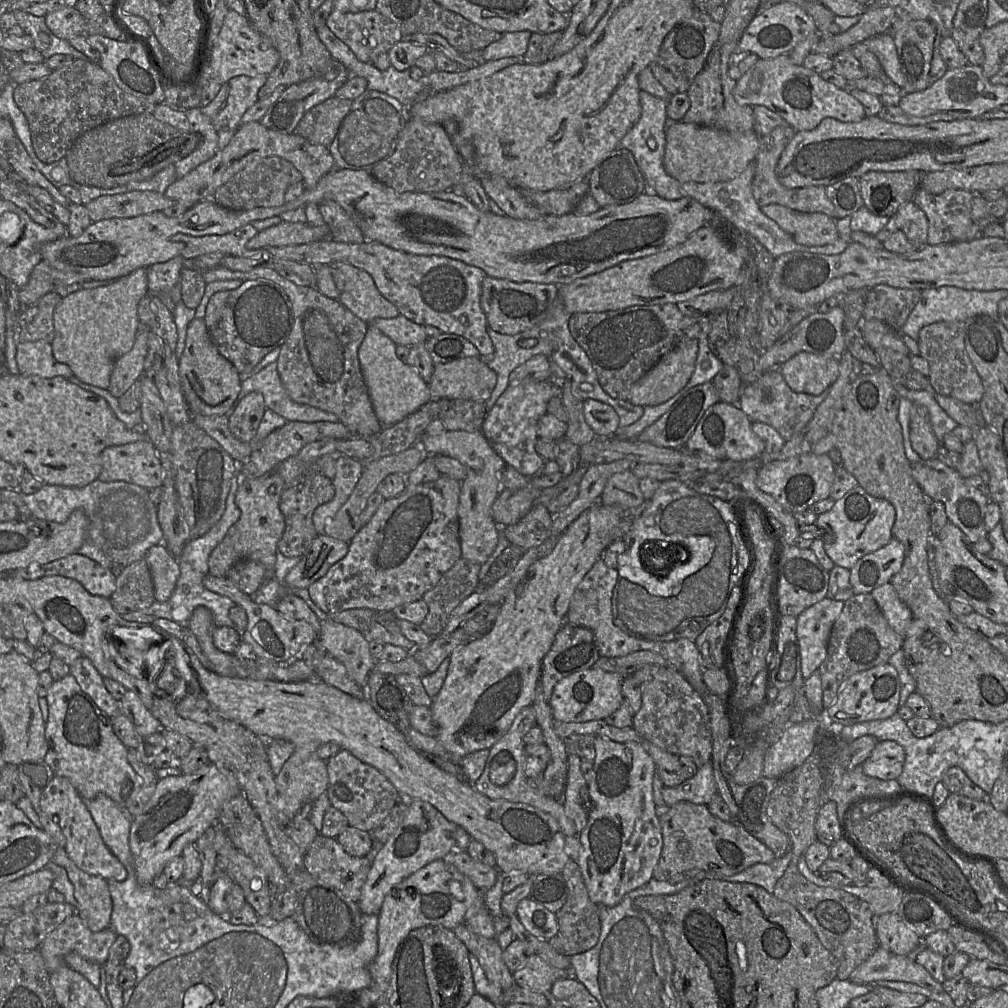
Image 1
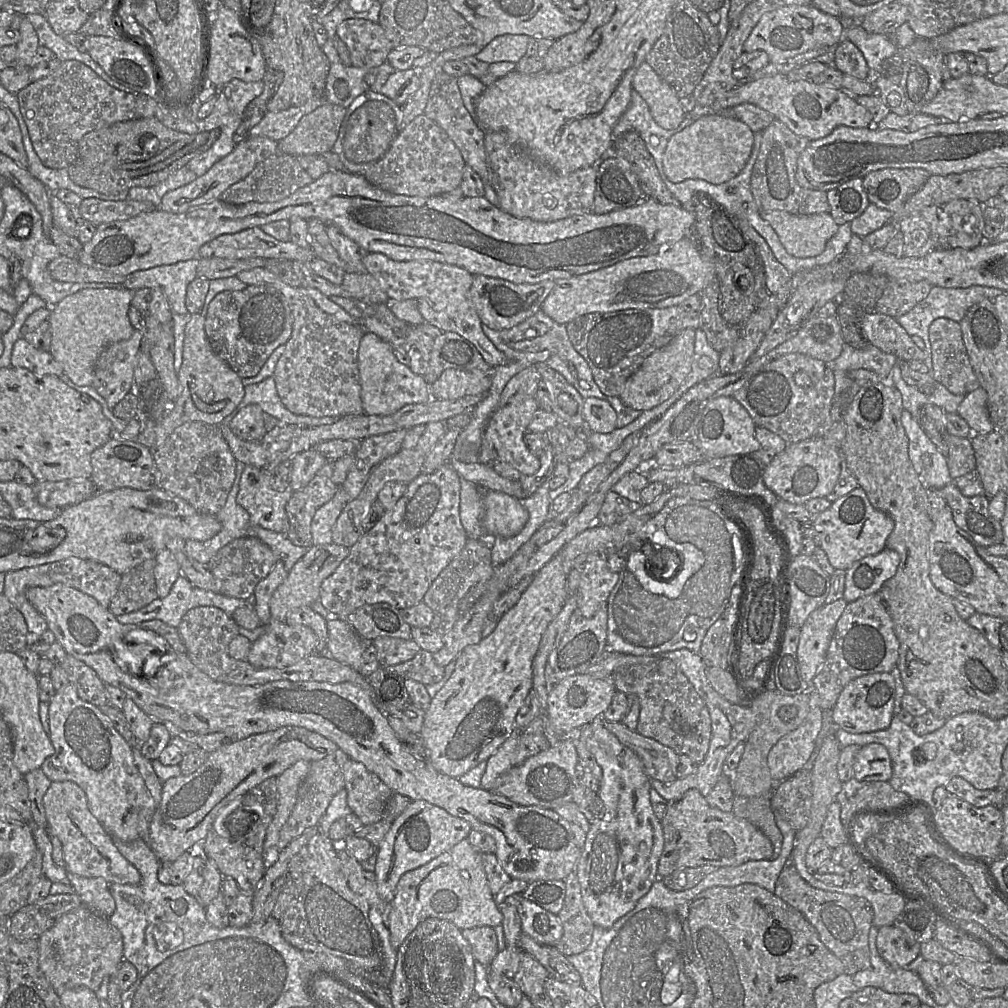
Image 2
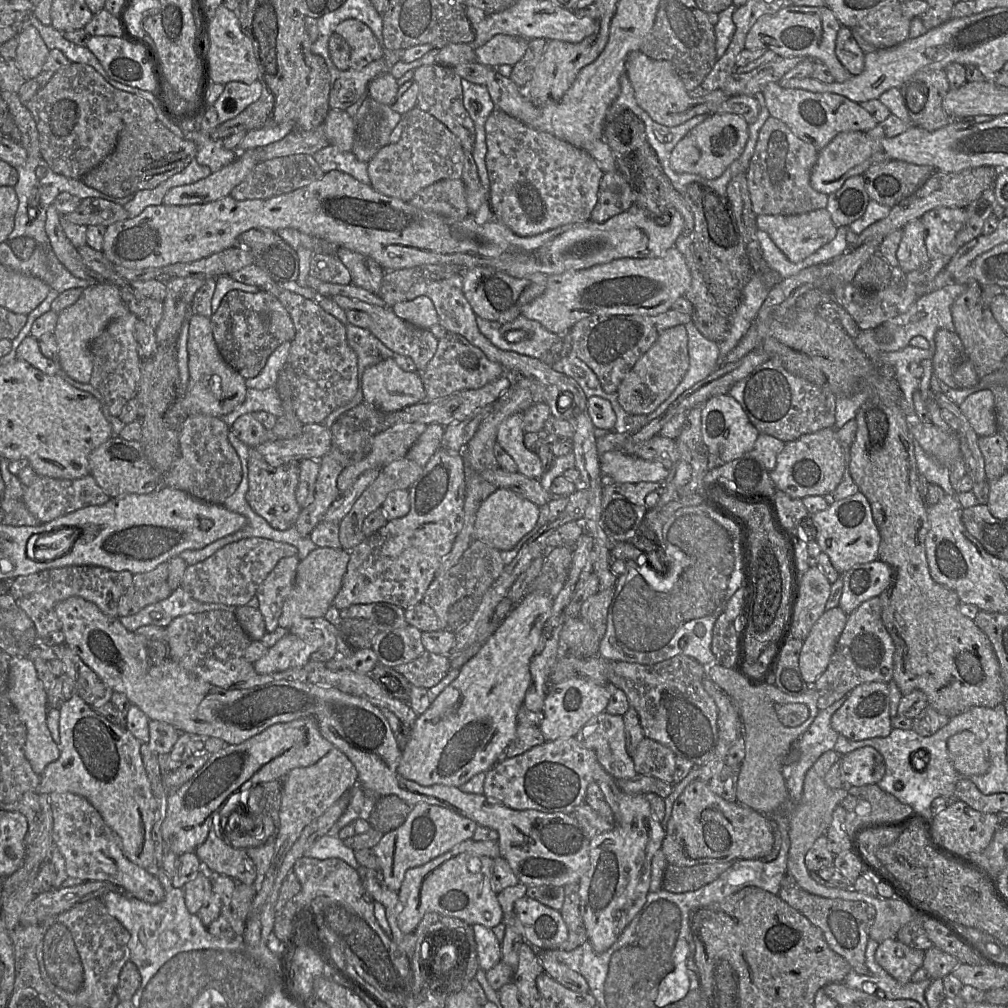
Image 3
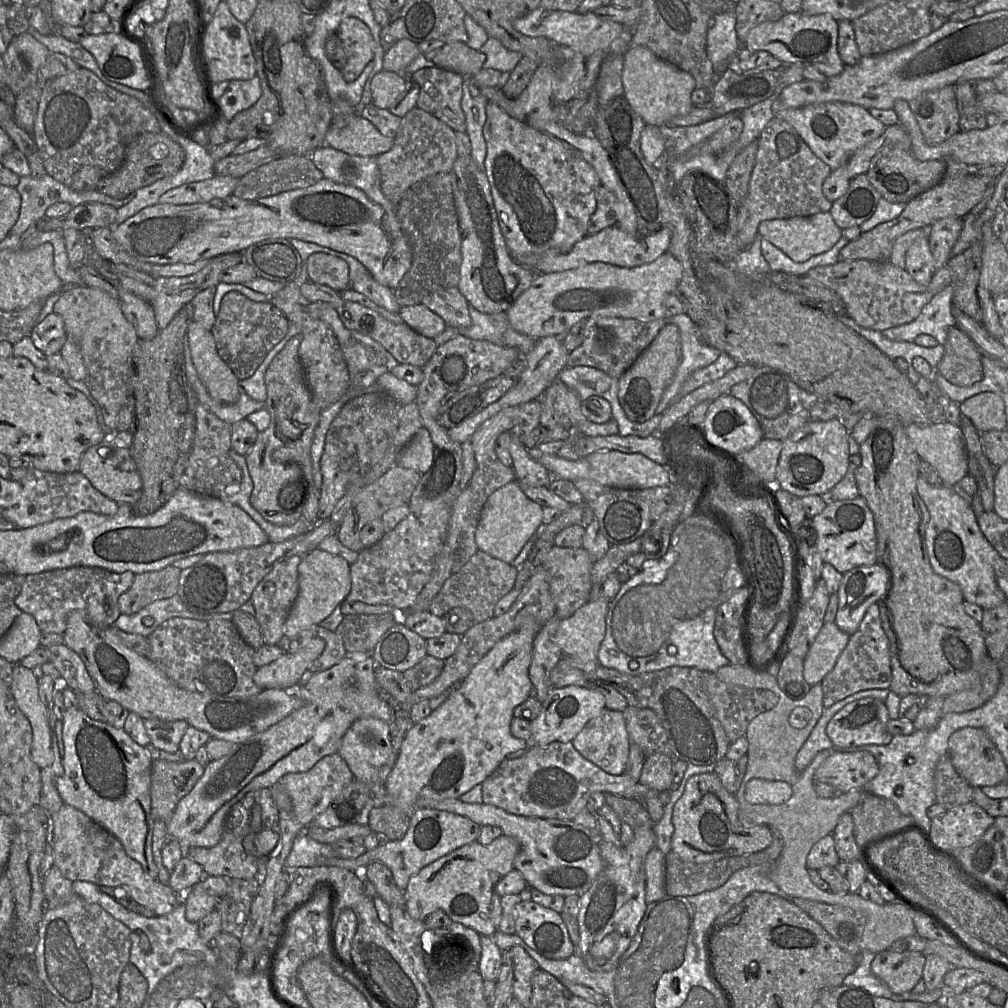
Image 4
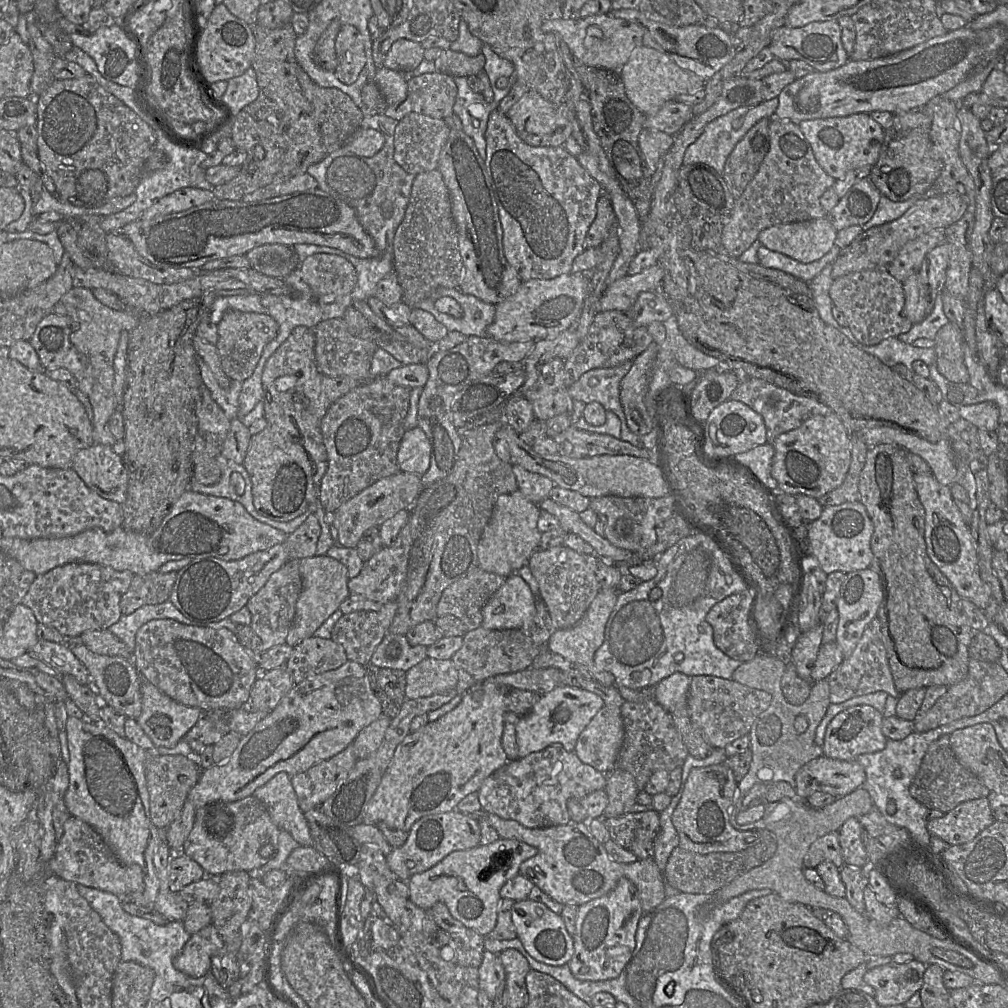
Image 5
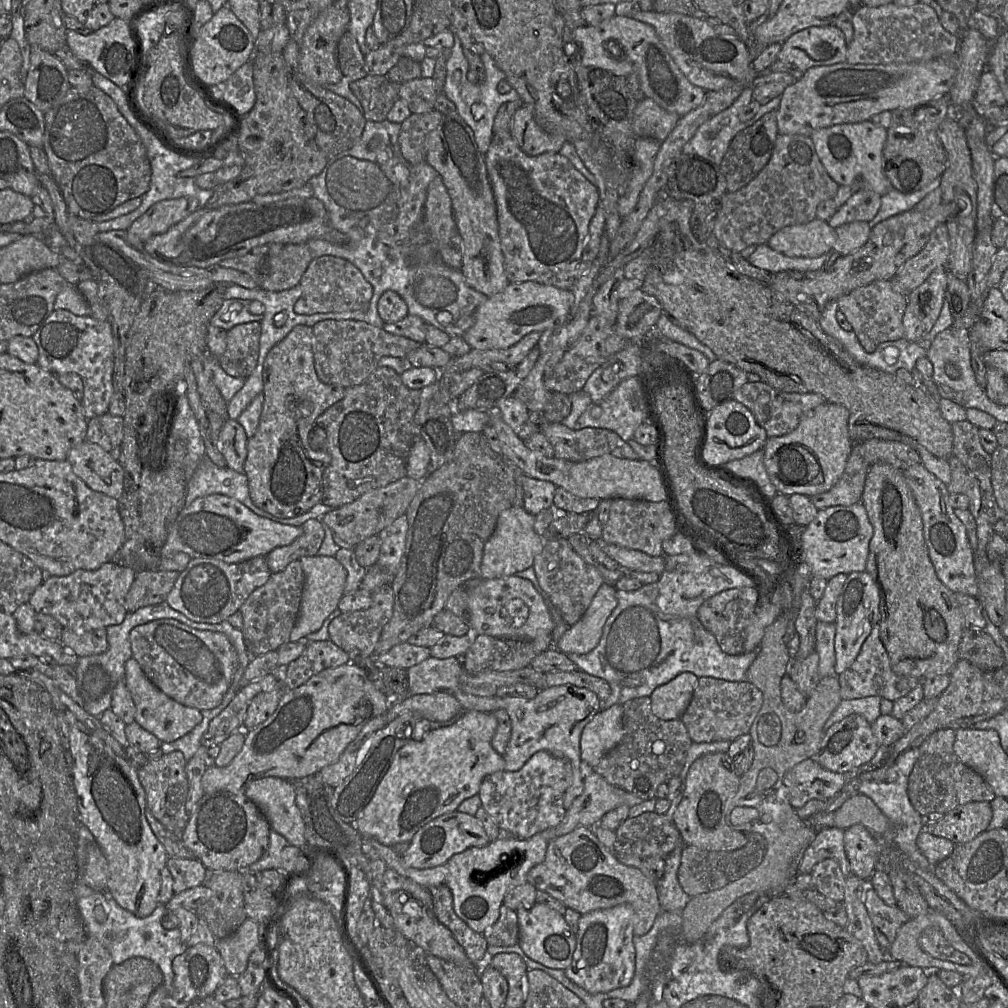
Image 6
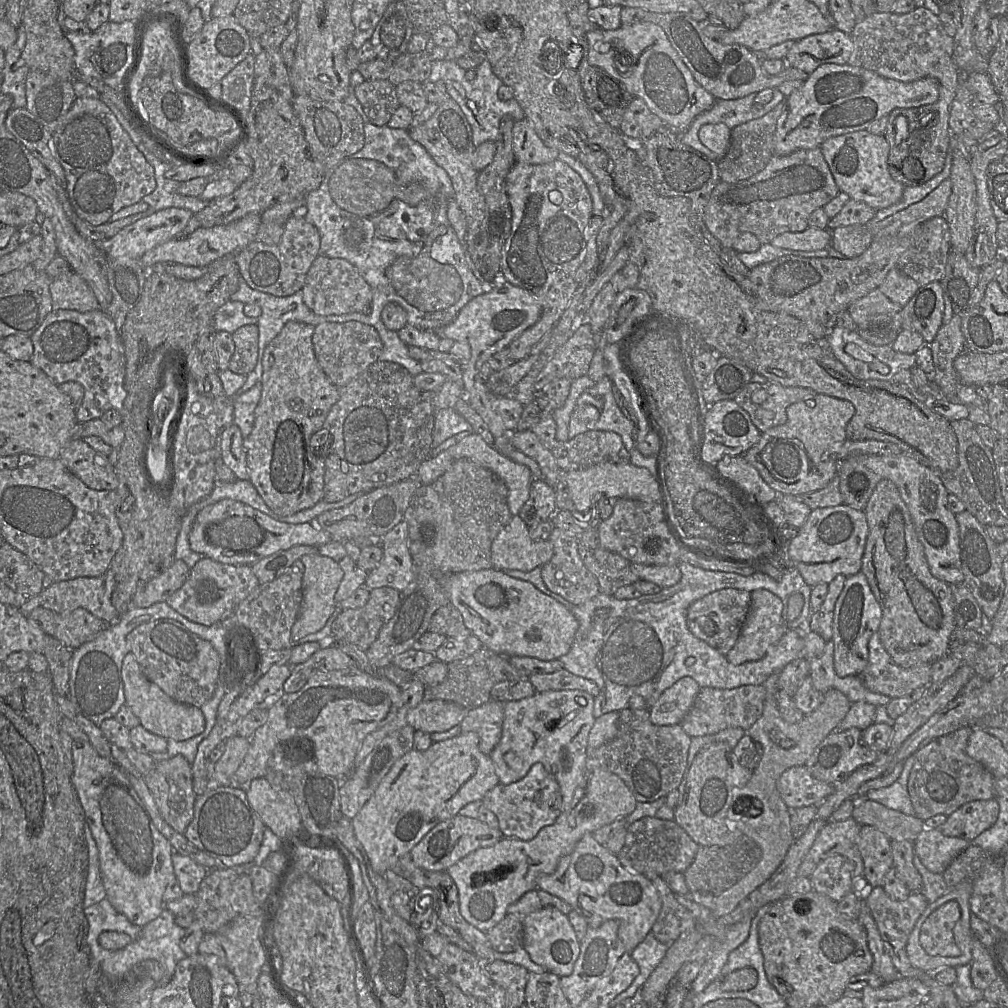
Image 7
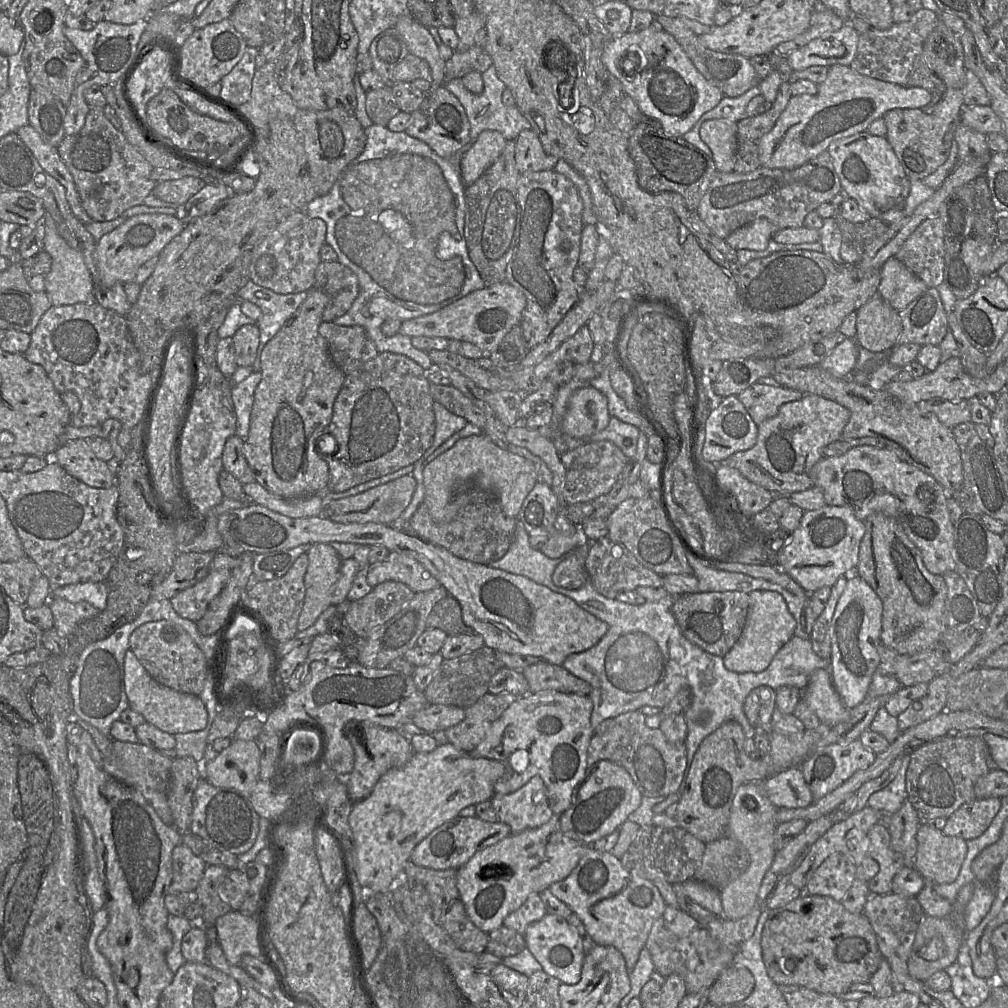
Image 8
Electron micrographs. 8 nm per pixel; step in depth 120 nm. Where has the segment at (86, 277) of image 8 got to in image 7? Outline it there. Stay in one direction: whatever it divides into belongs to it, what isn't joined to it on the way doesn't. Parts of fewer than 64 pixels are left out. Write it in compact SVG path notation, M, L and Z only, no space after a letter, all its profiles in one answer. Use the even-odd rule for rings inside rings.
M72 270L52 279L50 294L53 310L70 309L84 313L101 309L92 289Z

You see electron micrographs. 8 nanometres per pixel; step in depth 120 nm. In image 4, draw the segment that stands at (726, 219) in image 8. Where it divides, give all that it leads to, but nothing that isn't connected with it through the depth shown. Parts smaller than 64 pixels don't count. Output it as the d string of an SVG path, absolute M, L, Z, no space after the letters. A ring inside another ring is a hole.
M773 117L758 137L758 149L748 193L738 206L738 238L741 250L752 244L758 235L758 226L764 220L808 217L821 212L829 212L833 202L823 195L822 185L831 171L831 168L812 152L791 124L781 118Z

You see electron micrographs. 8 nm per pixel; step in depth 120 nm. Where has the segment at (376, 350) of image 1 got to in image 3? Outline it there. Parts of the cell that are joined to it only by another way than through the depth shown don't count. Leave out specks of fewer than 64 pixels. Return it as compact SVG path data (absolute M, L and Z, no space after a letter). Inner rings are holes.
M393 357L365 369L361 377L363 399L384 413L424 401L421 374L402 370Z

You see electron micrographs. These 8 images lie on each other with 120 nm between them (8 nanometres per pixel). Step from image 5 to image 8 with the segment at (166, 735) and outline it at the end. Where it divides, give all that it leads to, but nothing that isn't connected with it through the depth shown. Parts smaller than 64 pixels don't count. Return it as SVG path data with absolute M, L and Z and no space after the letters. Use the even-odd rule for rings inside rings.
M128 649L125 653L124 685L129 708L141 714L145 718L146 722L154 725L164 732L172 735L177 733L188 733L200 731L207 726L208 714L205 705L201 701L200 697L189 693L178 692L174 689L158 683L150 676L150 674L147 672L147 670L143 667L143 665L130 649Z

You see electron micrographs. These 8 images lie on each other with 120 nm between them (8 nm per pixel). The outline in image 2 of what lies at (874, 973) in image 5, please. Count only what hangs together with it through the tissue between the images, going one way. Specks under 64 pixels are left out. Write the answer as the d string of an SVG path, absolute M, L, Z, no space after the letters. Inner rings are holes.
M894 925L878 928L878 953L893 968L905 968L910 965L920 955L920 945L911 941Z

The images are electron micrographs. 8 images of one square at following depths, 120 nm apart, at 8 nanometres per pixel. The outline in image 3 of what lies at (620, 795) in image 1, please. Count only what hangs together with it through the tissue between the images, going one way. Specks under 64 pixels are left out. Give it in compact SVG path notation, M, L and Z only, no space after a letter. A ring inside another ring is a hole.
M604 710L590 719L574 738L582 747L595 752L599 764L614 780L631 779L637 775L626 750L622 716ZM621 793L619 821L612 830L590 840L589 865L578 884L580 913L595 952L609 949L644 906L651 882L651 861L664 837L665 828L653 817L645 795Z

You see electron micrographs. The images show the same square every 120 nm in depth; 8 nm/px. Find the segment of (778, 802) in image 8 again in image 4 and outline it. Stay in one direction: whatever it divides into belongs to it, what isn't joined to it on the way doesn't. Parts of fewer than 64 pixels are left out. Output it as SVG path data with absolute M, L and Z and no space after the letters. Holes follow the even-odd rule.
M836 750L819 766L814 774L815 783L826 783L840 792L862 790L879 772L875 757L866 751Z

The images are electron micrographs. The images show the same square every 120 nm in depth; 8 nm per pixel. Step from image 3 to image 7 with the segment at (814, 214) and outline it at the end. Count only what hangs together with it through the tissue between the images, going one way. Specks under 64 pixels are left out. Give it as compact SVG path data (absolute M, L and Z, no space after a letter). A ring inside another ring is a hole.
M808 227L802 232L785 232L775 237L771 244L775 247L794 251L817 251L831 246L832 232L827 229Z

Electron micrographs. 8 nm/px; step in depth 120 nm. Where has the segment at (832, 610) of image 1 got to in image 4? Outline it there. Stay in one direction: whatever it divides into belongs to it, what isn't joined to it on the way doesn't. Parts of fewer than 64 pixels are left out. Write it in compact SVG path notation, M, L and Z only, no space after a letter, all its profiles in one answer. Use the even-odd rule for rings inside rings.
M835 622L823 624L804 658L803 677L810 686L821 683L833 669L849 637Z

